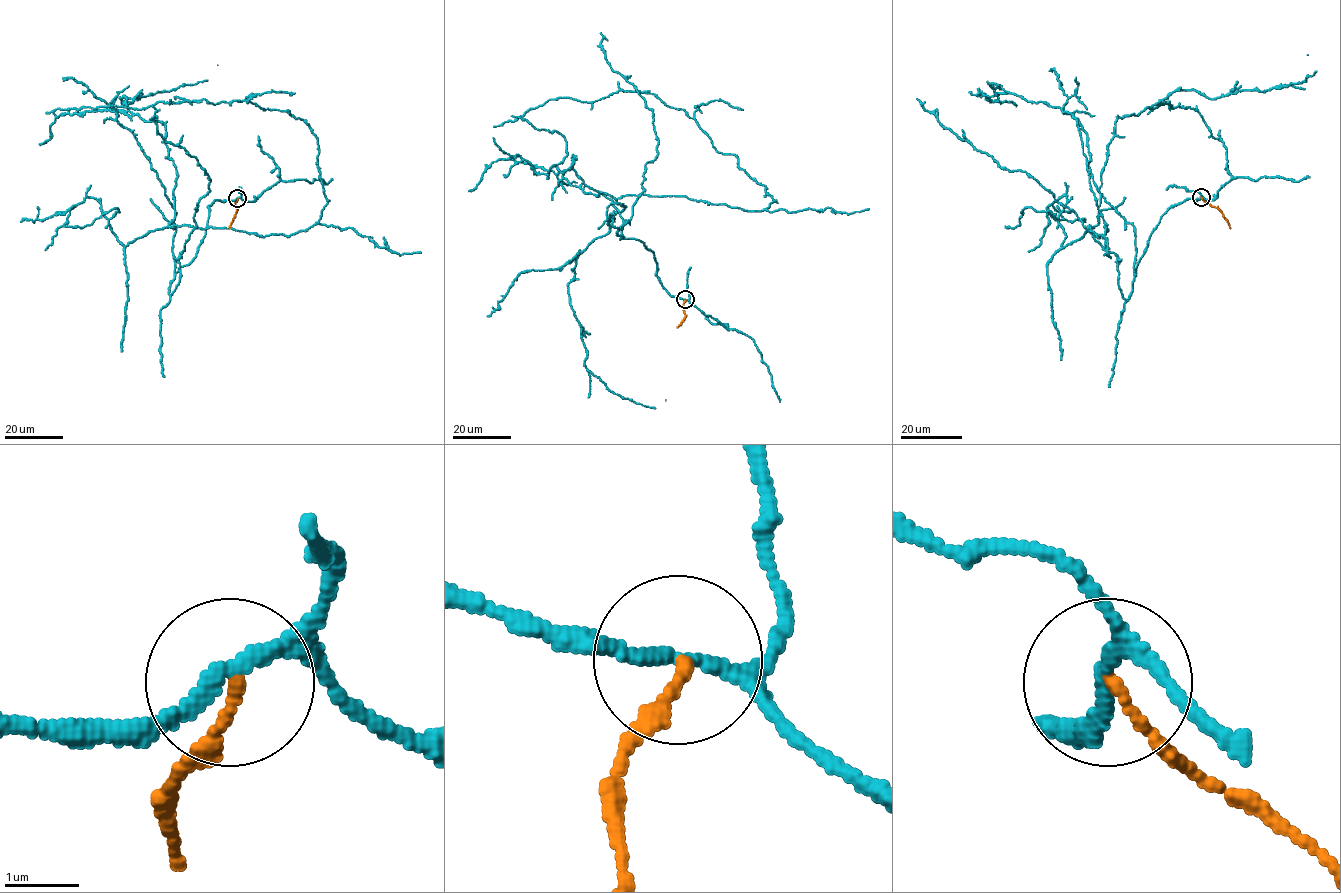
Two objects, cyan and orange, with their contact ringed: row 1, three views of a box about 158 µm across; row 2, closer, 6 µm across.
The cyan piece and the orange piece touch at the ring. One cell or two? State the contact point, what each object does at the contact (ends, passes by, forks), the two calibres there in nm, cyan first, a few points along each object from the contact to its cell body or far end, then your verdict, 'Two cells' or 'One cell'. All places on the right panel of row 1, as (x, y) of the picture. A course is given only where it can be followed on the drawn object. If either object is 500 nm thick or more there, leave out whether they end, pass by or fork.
Place: (1201, 197). At the ring cyan passes by. At the ring orange ends. Thickness 190 nm (cyan) against 150 nm. Course of cyan: (1201, 197), (1161, 216), (1126, 300), (1117, 257), (1087, 230), (1107, 226), (1077, 122), (1016, 106). Course of orange: (1201, 197), (1217, 207), (1230, 228). Two cells

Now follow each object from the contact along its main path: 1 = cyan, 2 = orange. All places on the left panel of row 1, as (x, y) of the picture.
1: (237, 199), (208, 207), (170, 295), (194, 229), (290, 236), (320, 218), (311, 128), (245, 100), (46, 113)
2: (238, 199), (237, 212), (229, 228)

